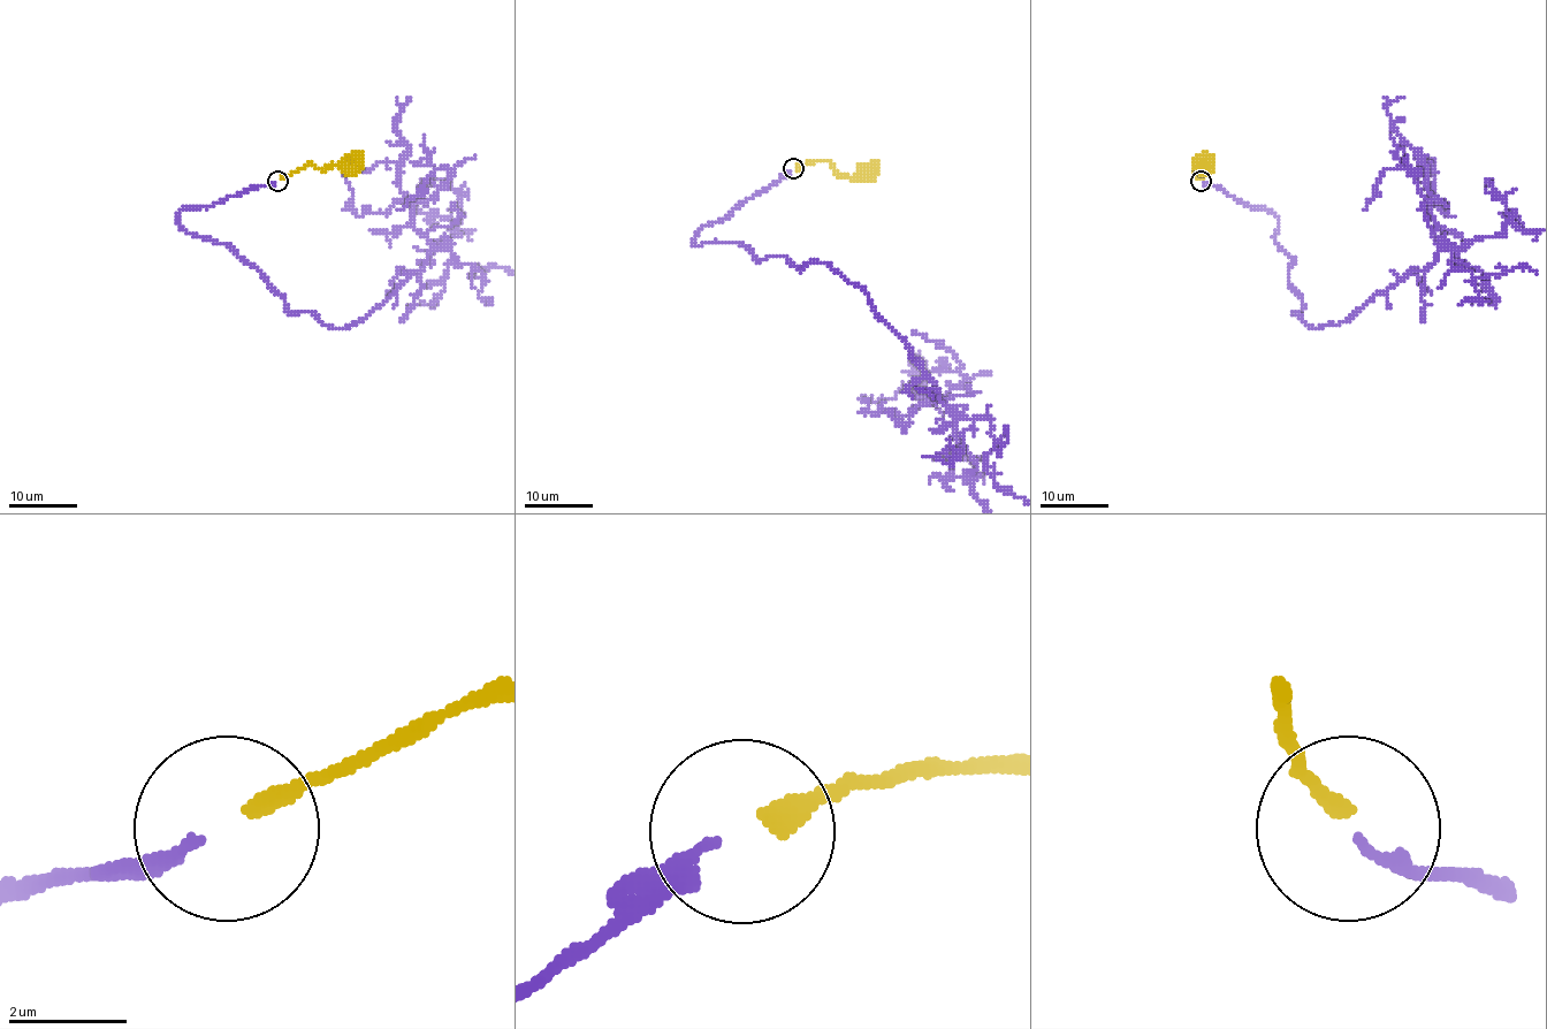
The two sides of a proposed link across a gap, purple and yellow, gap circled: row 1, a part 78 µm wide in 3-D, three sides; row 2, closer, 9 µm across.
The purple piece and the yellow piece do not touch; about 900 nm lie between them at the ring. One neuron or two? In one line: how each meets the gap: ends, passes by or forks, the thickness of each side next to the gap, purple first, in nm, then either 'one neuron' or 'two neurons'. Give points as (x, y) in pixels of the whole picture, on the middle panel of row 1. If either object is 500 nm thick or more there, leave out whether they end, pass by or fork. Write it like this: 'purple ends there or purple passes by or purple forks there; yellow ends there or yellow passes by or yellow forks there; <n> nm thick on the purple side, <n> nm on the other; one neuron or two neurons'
purple ends there; yellow ends there; 160 nm thick on the purple side, 280 nm on the other; one neuron

